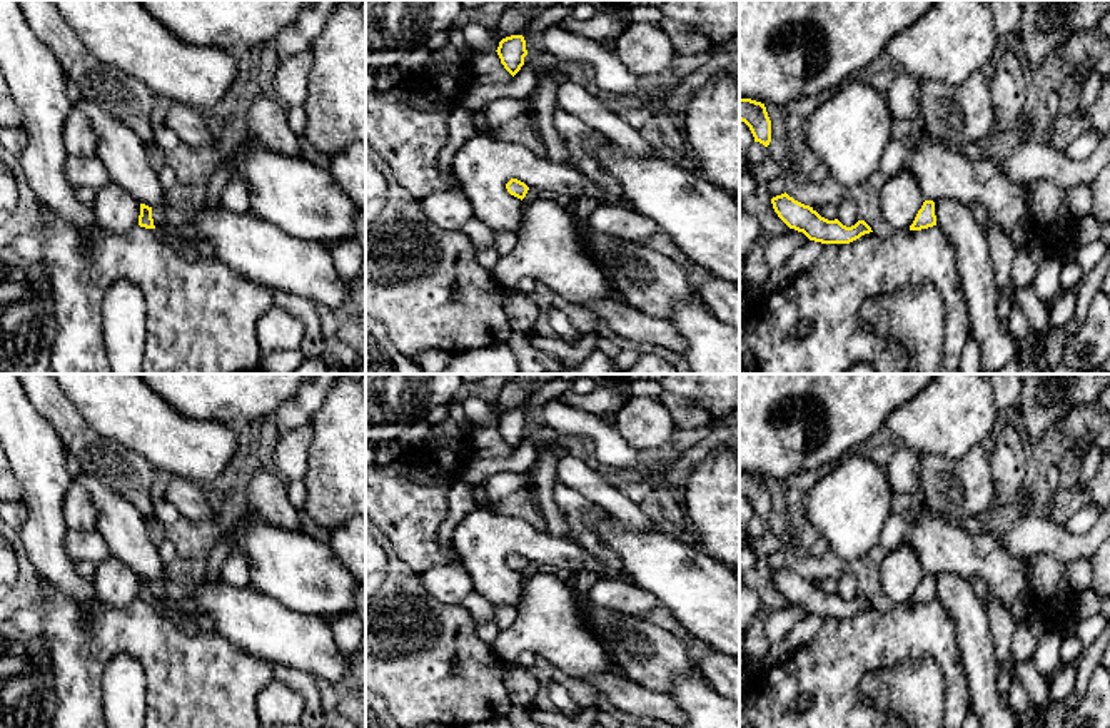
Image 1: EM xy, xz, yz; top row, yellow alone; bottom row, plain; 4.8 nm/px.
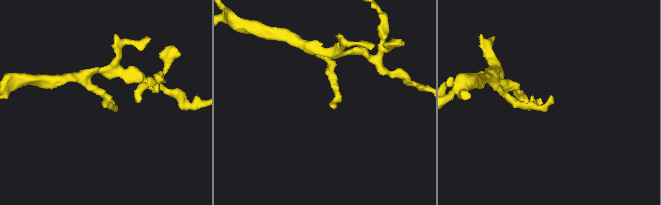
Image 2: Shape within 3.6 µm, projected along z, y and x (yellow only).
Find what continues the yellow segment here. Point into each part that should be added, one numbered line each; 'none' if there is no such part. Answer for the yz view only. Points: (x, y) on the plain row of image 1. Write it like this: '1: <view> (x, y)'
none

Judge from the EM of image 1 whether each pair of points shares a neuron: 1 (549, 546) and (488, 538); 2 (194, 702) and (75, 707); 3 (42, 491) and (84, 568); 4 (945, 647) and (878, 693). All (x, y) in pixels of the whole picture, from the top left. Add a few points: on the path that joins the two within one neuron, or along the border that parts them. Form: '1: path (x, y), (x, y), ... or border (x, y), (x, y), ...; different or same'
1: path (534, 545), (523, 538), (503, 538); same
2: path (159, 667), (139, 647), (110, 647), (85, 672); same
3: border (75, 563), (75, 570), (89, 581); different
4: border (888, 667), (932, 660), (945, 695); different

